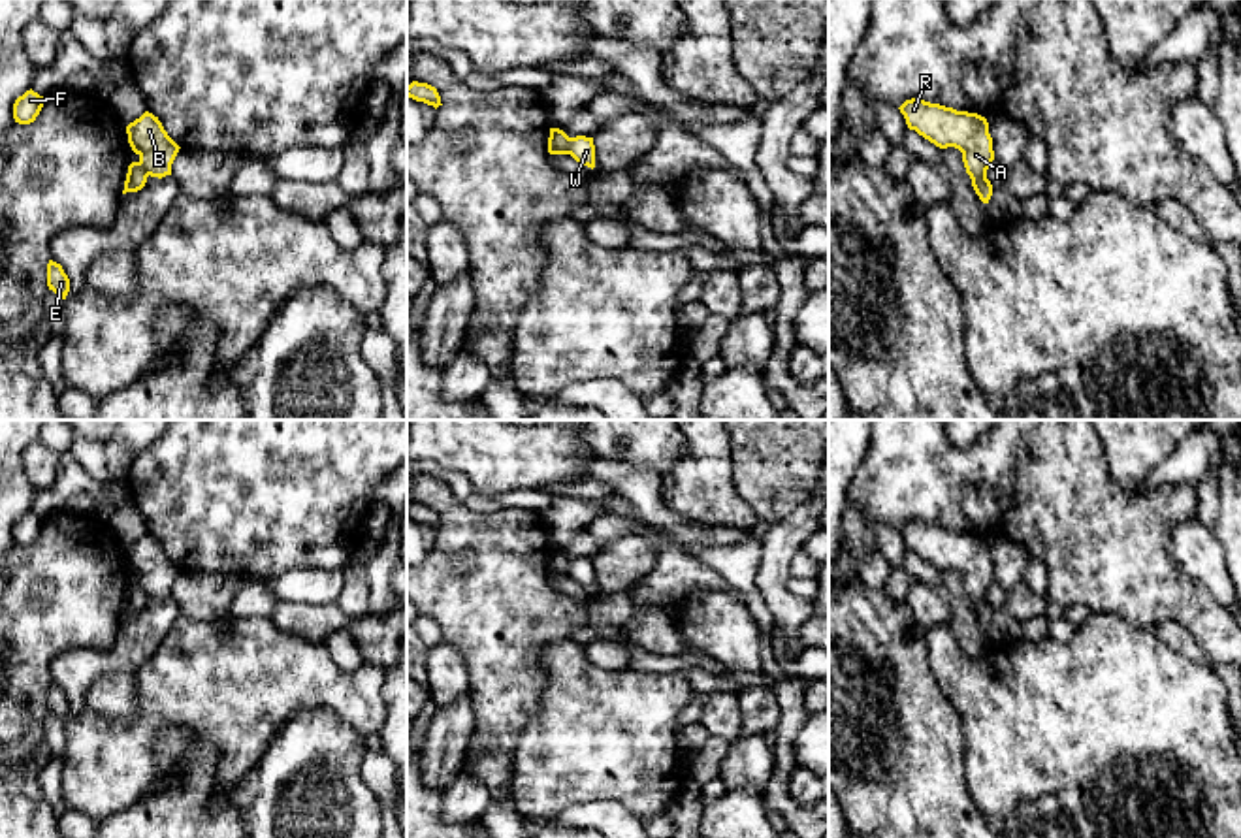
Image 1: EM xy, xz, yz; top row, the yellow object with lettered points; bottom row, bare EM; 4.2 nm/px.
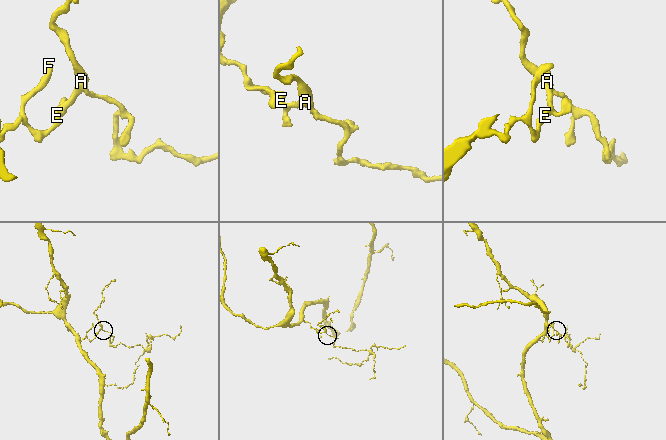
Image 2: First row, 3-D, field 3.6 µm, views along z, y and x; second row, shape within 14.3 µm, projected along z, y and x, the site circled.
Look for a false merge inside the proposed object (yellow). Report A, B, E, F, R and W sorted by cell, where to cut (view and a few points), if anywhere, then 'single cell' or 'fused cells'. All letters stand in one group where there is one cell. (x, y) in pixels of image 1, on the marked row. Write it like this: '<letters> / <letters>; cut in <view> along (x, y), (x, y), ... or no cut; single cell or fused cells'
A B R W / E F; cut in xz along (571, 138), (565, 153); fused cells

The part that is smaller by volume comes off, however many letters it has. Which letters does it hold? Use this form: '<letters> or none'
A, B, R, W

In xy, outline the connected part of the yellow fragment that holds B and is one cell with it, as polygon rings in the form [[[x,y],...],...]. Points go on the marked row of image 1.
[[[145,111],[126,126],[126,134],[132,151],[151,177],[171,175],[171,164],[181,147],[168,136],[158,117]]]

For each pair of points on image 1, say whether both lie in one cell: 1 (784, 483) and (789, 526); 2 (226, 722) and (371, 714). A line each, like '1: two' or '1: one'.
1: two
2: one

